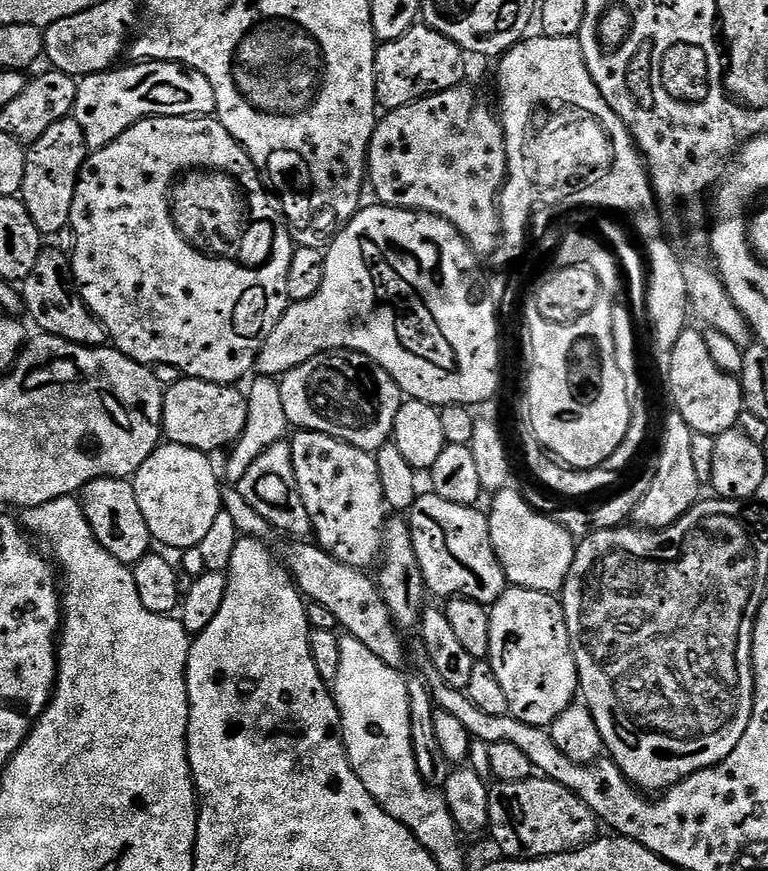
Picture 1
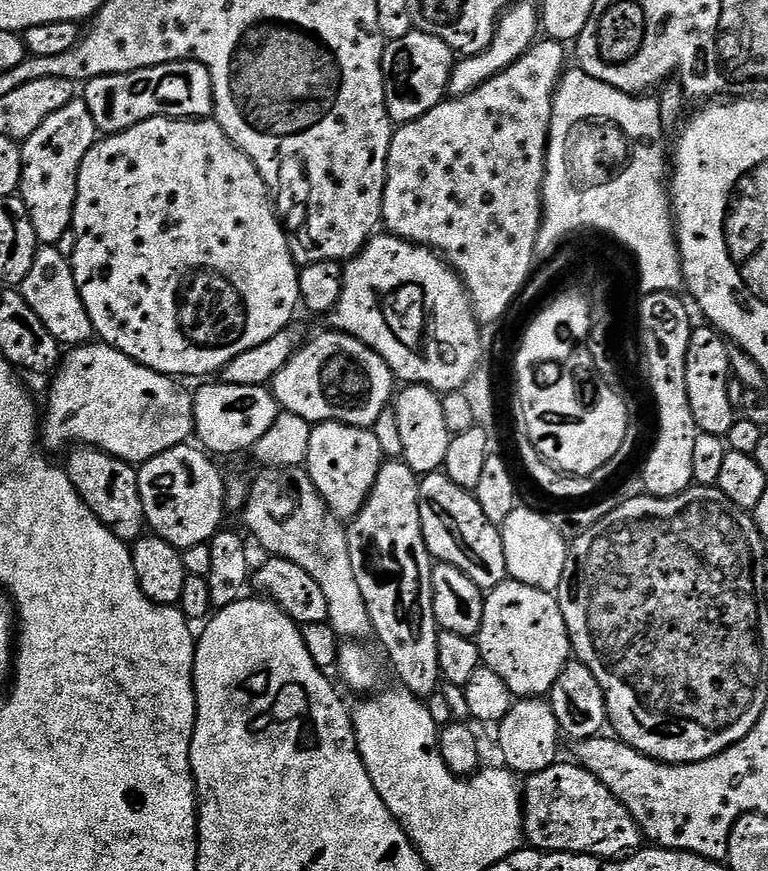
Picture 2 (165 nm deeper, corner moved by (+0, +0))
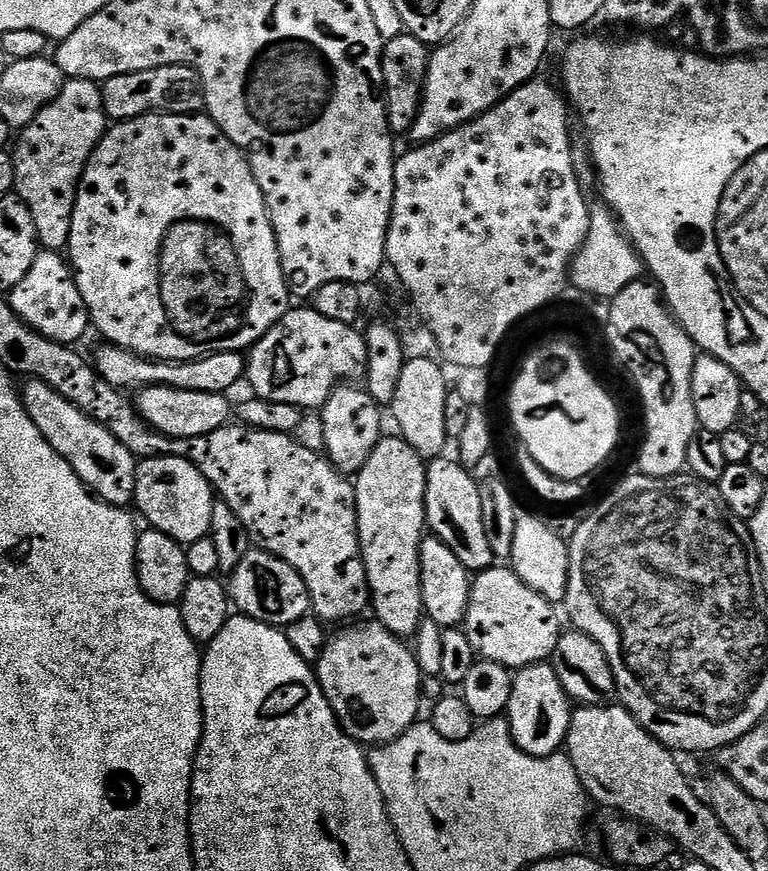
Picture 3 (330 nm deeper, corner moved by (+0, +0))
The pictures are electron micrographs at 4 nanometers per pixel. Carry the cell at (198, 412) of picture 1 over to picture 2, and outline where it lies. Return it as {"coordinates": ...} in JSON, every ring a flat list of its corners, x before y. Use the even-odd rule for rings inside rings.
{"coordinates":[[204,382,200,389,195,389,192,397,194,410,194,436,200,439,209,453,220,456,232,456,235,452,255,449,258,438,274,426,280,417,281,407,276,397,265,385,234,386,223,382]]}

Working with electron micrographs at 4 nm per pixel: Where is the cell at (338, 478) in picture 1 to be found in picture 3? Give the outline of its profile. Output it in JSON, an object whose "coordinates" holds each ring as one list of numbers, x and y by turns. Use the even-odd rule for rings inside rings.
{"coordinates":[[352,386,336,388,332,392,332,397,324,403,319,415,322,418,322,430,326,430,324,452,336,467,337,472,352,478,362,470,362,466,366,466,366,458,370,458,374,446,378,446,382,438,382,431,380,432,382,408,368,393,367,387,348,387]]}

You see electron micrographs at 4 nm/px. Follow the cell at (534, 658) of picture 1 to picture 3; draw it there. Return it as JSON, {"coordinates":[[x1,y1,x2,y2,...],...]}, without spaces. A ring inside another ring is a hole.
{"coordinates":[[493,566,473,579,470,606,462,627,479,659,519,670,545,663,558,646,562,627,552,608,555,608,553,601,526,586,511,567]]}

